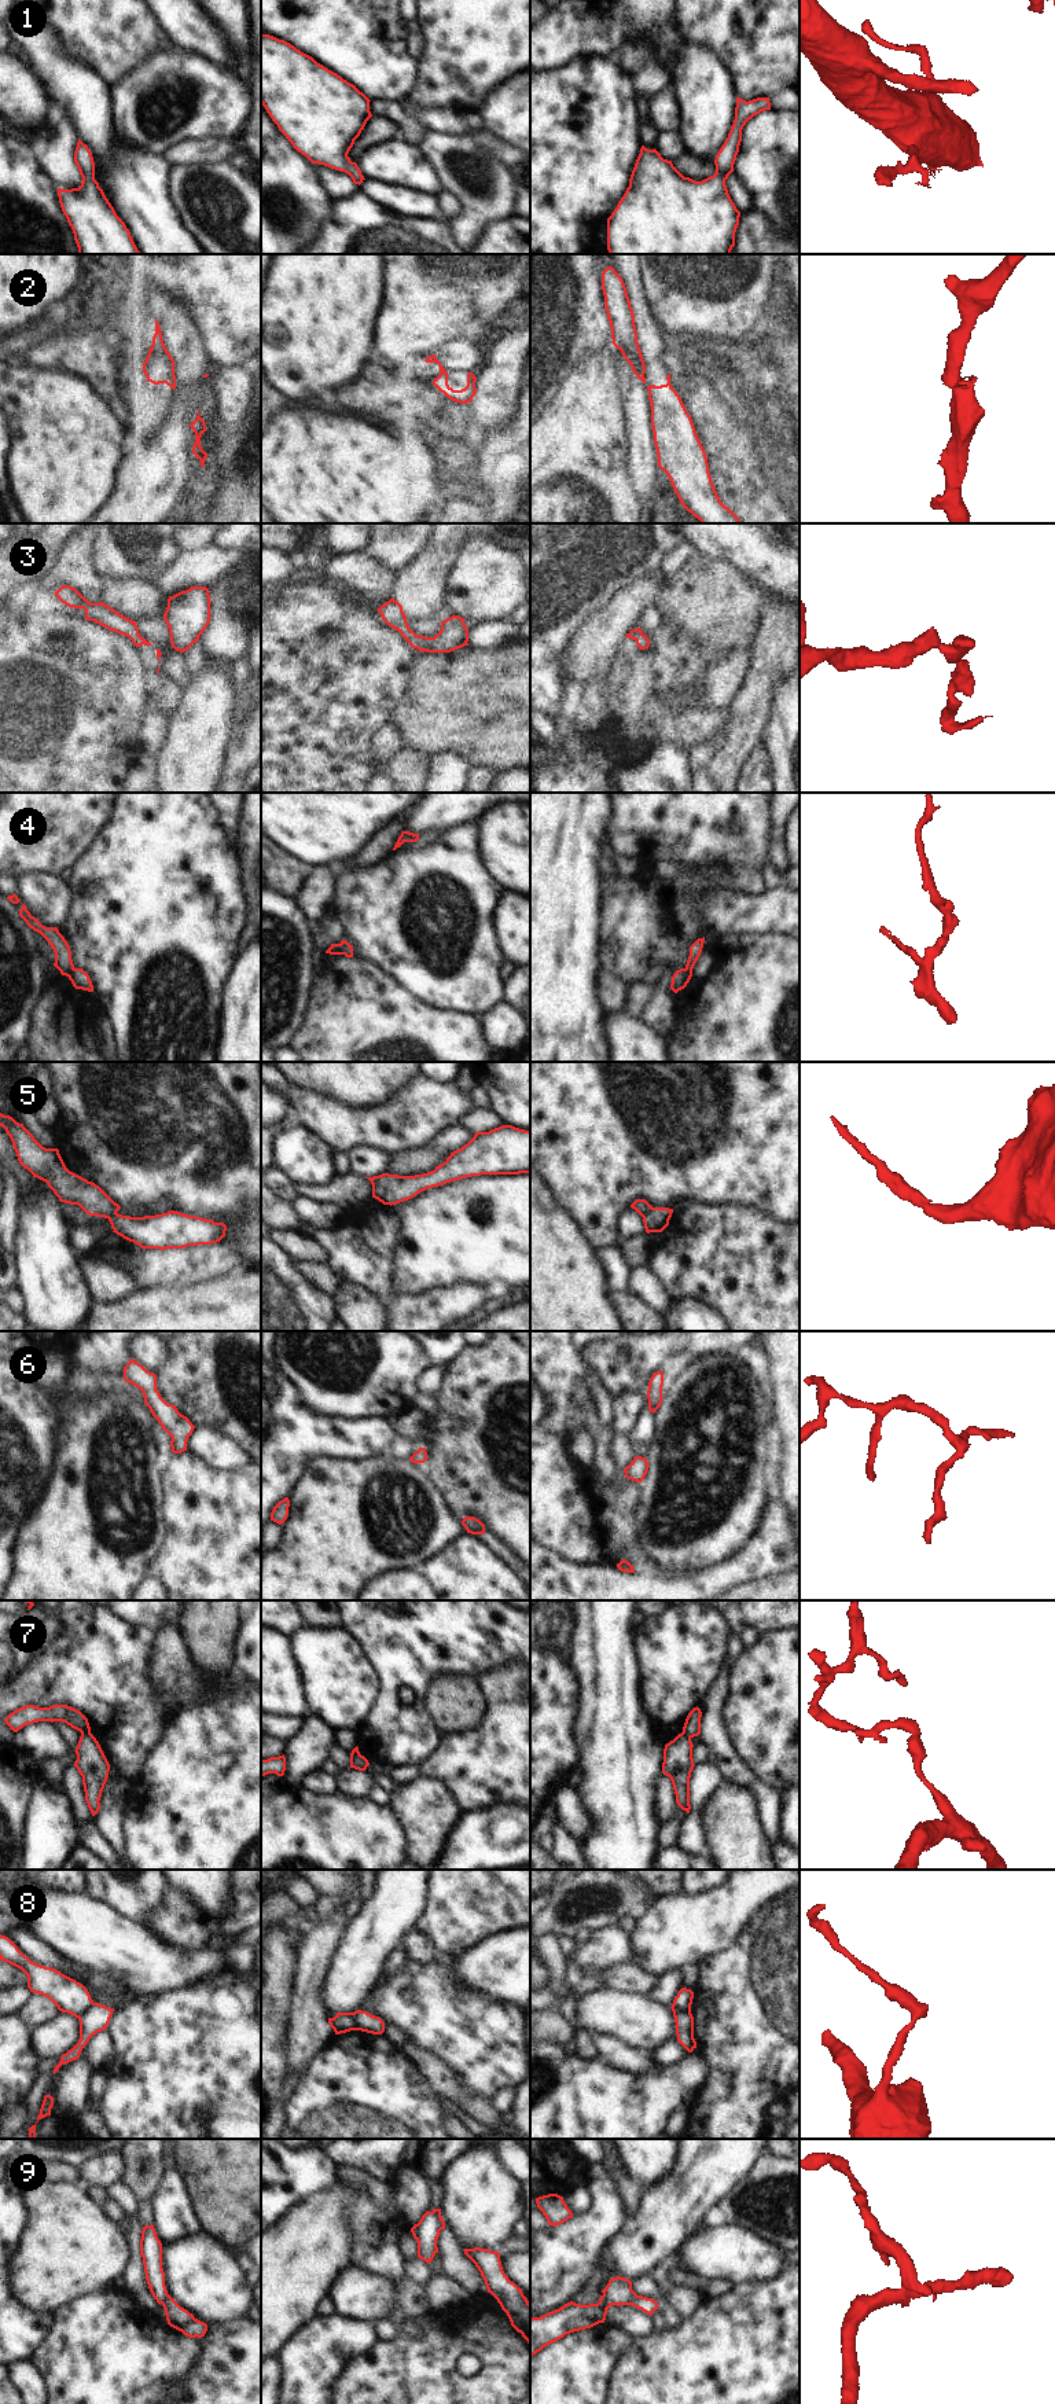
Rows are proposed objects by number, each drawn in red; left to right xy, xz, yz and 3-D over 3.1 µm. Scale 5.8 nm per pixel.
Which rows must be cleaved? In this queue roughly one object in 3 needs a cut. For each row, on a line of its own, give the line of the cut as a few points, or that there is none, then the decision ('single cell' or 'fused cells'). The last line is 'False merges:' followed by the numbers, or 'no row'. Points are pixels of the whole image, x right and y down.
1: cut none; single cell
2: cut xz (444, 370), (440, 374); fused cells
3: cut none; single cell
4: cut xz (339, 944), (342, 954); fused cells
5: cut yz (653, 1208), (643, 1217); fused cells
6: cut none; single cell
7: cut xy (81, 1732), (89, 1734); fused cells
8: cut xz (356, 2011), (355, 2029); fused cells
9: cut xz (432, 2212), (441, 2228); fused cells
False merges: 2, 4, 5, 7, 8, 9

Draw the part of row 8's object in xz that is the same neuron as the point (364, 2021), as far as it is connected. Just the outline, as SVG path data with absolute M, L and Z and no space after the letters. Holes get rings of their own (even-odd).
M357 2010L356 2011L356 2030L382 2034L385 2032L385 2022L375 2015L371 2015L367 2011Z

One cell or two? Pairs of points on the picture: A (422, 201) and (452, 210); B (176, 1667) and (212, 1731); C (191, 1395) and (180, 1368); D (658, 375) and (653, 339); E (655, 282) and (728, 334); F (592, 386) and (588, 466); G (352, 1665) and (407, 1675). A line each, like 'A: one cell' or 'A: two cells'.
A: two cells
B: two cells
C: one cell
D: one cell
E: one cell
F: one cell
G: two cells

